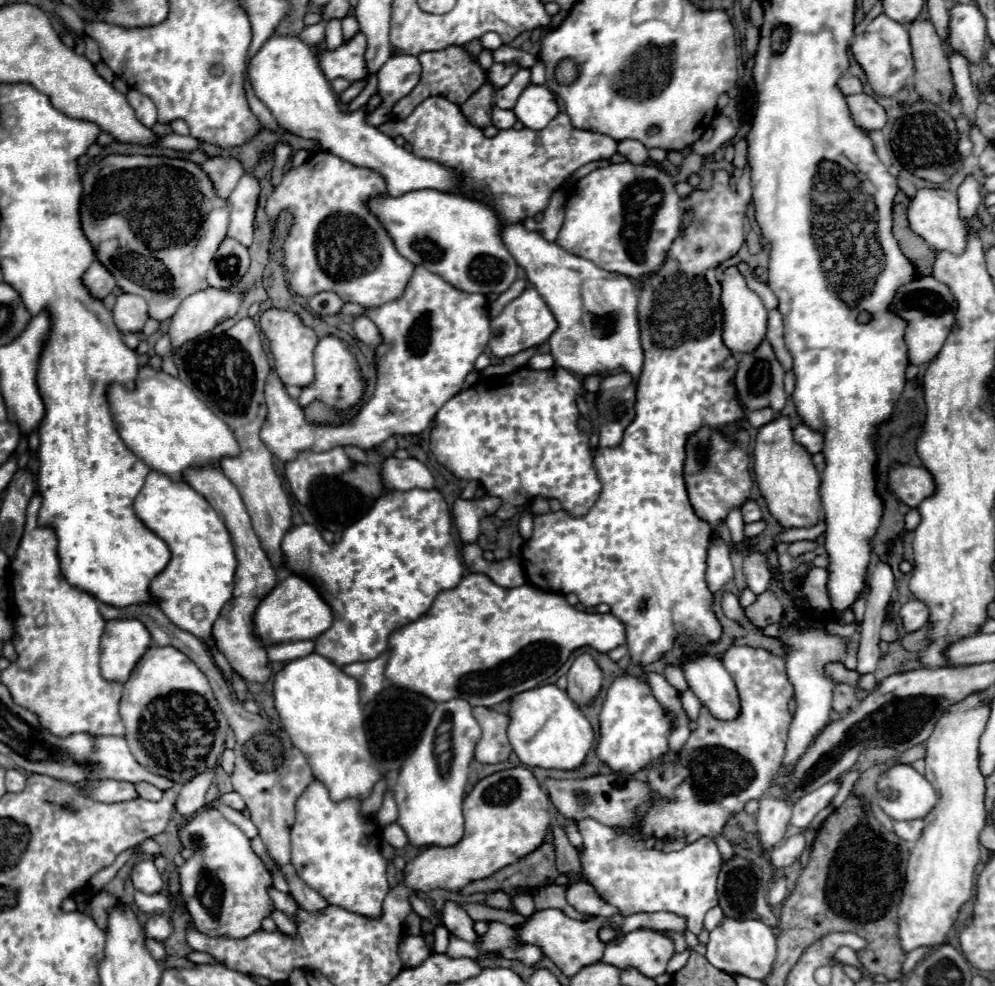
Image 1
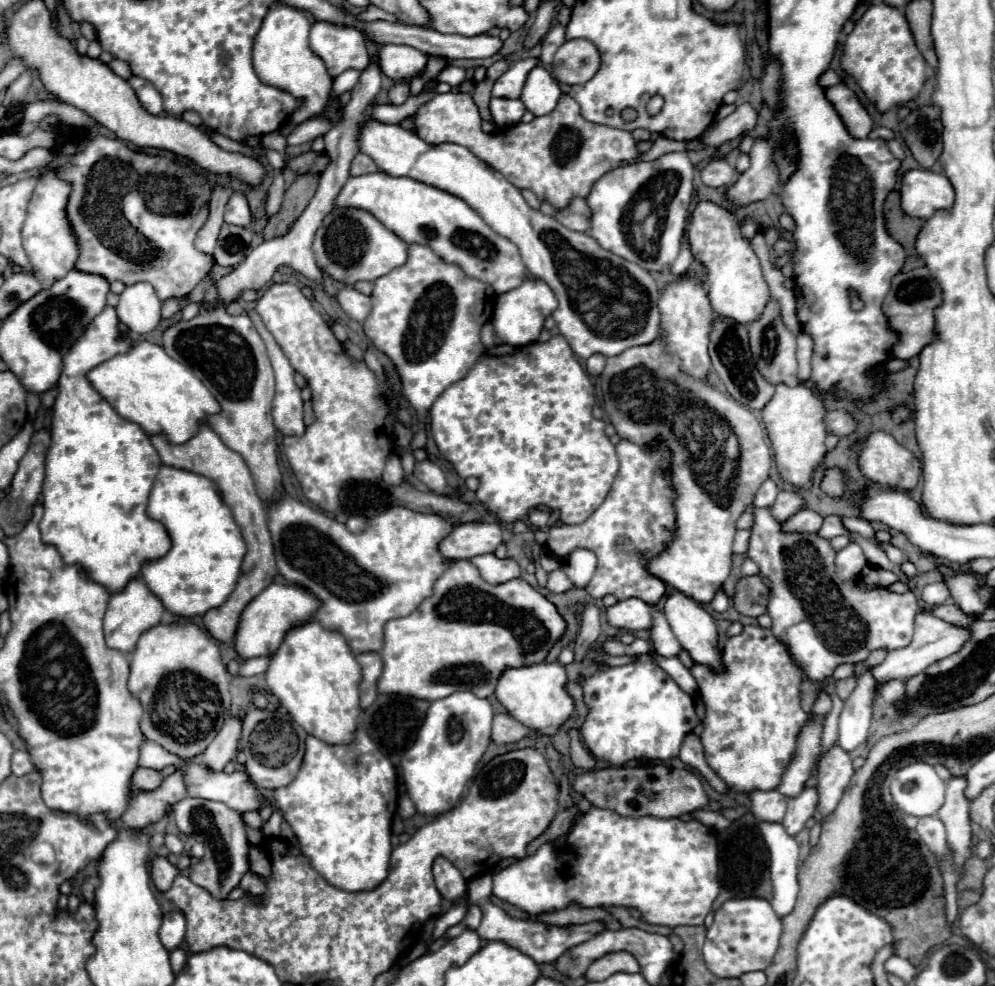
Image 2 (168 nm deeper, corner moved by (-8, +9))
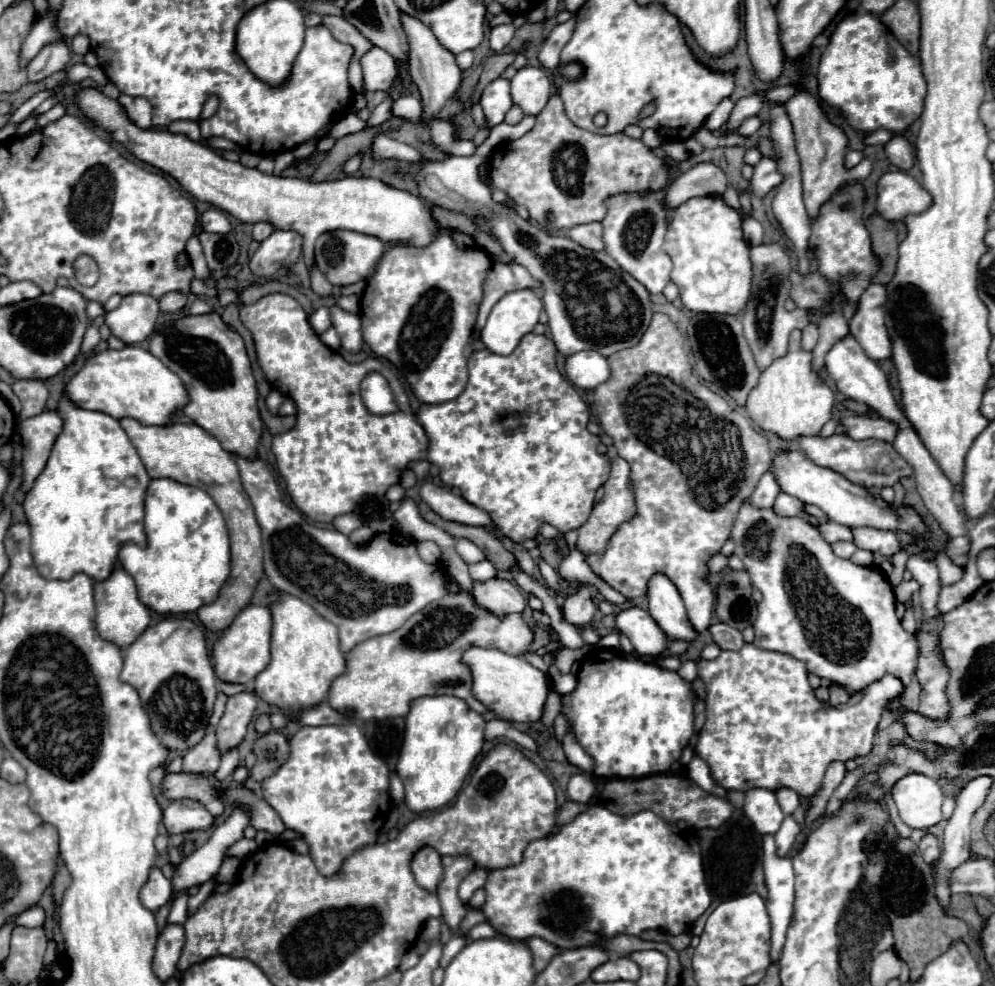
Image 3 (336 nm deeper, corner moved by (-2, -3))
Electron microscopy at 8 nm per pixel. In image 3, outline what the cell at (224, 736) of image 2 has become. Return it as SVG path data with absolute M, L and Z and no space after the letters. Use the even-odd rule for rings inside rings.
M244 690L240 694L234 694L226 702L224 716L220 724L216 726L218 734L218 746L222 752L226 752L232 746L238 746L246 734L246 728L254 716L258 696L250 690Z

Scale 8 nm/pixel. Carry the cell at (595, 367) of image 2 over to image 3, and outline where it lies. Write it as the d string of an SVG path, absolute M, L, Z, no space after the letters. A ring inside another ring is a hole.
M582 350L576 352L574 356L568 356L564 362L564 370L568 380L576 388L584 388L584 390L592 390L610 378L608 358L594 350Z

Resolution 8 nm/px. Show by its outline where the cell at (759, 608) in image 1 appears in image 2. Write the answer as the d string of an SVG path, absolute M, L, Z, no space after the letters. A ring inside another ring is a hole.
M748 576L748 578L742 578L736 586L734 606L740 614L758 618L758 616L766 614L768 596L770 596L770 588L762 582L762 578L760 576Z

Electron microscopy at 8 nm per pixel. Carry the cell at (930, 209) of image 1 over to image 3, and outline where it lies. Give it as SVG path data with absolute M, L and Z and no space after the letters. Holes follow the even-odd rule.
M886 172L876 182L876 212L886 220L902 220L930 206L930 194L906 172Z

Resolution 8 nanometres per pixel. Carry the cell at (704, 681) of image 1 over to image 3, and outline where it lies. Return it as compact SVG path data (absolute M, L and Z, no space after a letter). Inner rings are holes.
M654 574L648 580L648 612L670 640L694 640L696 632L686 616L682 596L666 574Z

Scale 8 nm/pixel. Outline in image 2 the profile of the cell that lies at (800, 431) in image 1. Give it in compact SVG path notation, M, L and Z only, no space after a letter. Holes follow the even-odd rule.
M844 410L828 412L828 416L824 418L824 424L826 424L826 432L836 436L848 436L850 432L856 430L856 420L848 416Z

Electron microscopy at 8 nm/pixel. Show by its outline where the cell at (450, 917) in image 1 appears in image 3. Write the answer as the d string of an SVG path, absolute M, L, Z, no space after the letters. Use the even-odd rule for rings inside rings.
M430 846L420 848L412 858L412 872L414 872L416 882L422 888L426 888L428 892L436 892L436 888L438 888L438 884L442 880L440 854Z

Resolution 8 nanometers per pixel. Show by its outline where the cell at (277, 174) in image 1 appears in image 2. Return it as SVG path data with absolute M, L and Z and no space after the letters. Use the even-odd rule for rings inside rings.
M276 174L276 176L274 176L274 182L272 182L270 190L268 190L268 208L266 208L266 210L268 210L268 216L272 216L272 214L278 212L284 192L286 192L284 176L282 176L282 174Z

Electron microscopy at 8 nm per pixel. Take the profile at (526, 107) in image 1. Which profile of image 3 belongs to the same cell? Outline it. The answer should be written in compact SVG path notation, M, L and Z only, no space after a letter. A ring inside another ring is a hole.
M526 66L514 74L510 80L512 100L518 104L528 116L536 116L548 102L552 94L552 82L546 76L544 68Z

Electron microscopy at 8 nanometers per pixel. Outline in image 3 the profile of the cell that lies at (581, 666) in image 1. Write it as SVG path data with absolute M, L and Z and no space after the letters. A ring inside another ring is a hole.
M584 584L584 586L578 586L576 590L570 592L570 596L564 602L562 614L564 614L566 622L580 628L580 626L586 626L586 624L592 622L596 610L598 610L598 606L596 606L596 602L592 598L590 586Z

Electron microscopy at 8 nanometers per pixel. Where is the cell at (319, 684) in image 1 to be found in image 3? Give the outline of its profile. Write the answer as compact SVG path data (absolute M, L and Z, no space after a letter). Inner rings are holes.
M286 592L276 594L278 600L268 606L272 612L272 660L254 678L254 692L270 706L274 704L282 712L294 714L326 700L330 684L344 672L346 660L340 652L338 628L334 628L334 624L318 616L304 600Z

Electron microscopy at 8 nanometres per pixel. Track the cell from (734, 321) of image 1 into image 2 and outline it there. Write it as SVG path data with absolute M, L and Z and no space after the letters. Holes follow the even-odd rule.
M696 202L690 214L690 222L690 248L694 258L706 266L706 288L714 312L740 324L756 322L770 300L770 288L762 276L760 262L750 242L740 234L738 222L728 210L712 202Z

